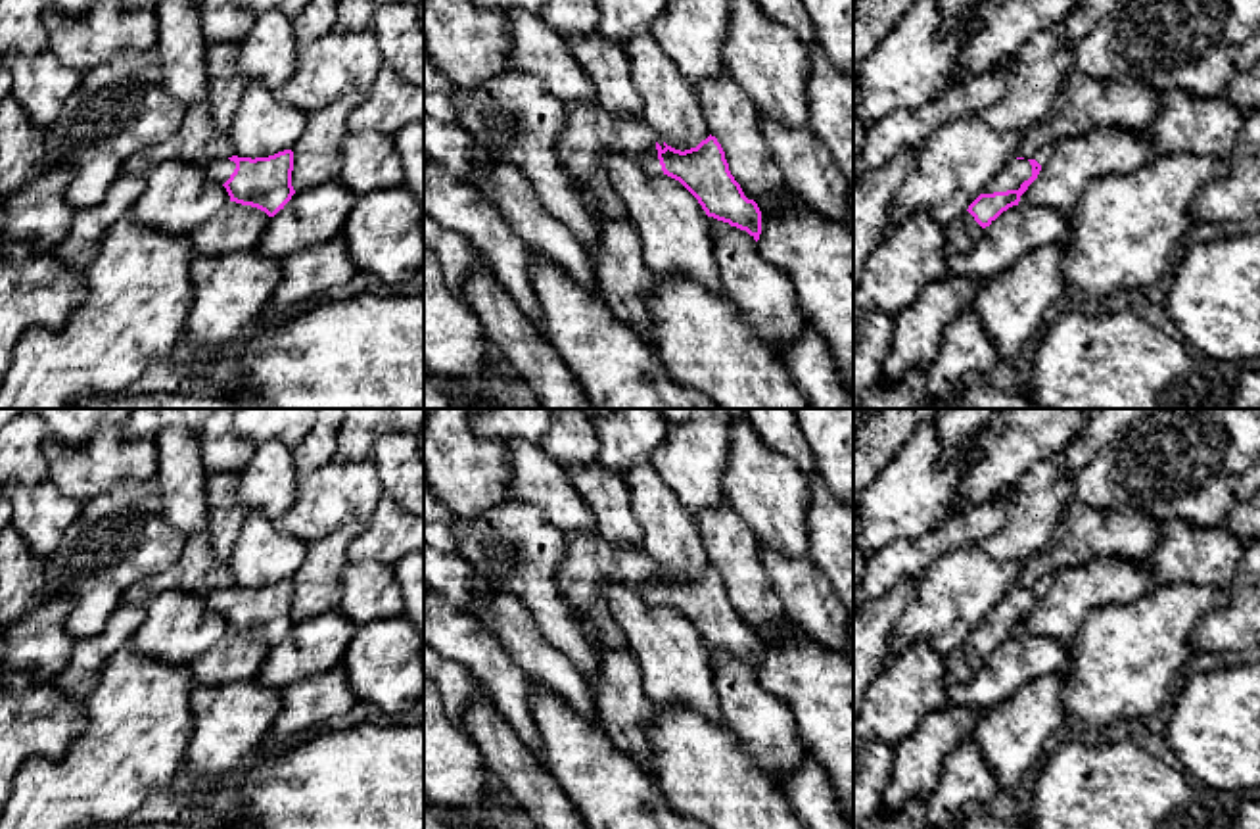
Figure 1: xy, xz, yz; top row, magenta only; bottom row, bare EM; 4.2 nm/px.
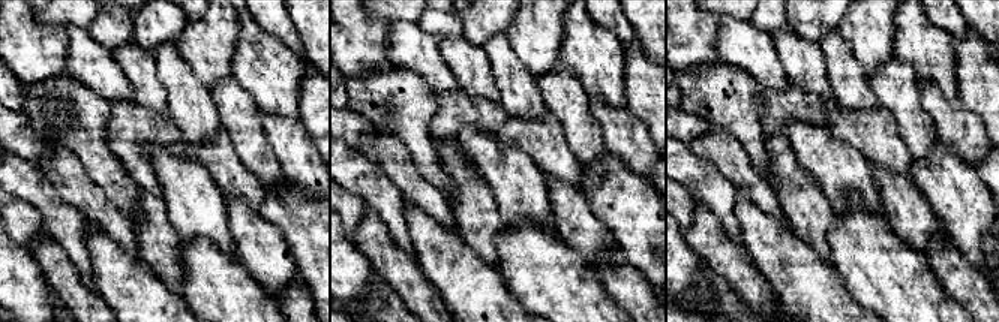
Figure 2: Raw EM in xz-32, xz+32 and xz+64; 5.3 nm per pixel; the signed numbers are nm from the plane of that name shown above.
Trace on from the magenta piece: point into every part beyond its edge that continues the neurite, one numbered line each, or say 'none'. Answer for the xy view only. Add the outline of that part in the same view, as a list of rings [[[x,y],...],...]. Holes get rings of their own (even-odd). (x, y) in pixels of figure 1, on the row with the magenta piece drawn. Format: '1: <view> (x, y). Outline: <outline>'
1: xy (219, 171). Outline: [[[221,159],[221,161],[213,163],[213,165],[207,169],[207,173],[209,173],[209,177],[211,177],[213,180],[224,184],[224,182],[230,178],[230,175],[234,173],[234,169],[236,169],[236,163],[234,163],[234,161],[230,161],[230,159]]]

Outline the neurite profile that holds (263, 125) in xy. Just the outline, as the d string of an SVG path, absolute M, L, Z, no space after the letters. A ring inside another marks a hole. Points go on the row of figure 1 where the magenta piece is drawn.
M247 81L228 136L238 157L268 157L292 150L307 127L307 115L280 102L261 81Z

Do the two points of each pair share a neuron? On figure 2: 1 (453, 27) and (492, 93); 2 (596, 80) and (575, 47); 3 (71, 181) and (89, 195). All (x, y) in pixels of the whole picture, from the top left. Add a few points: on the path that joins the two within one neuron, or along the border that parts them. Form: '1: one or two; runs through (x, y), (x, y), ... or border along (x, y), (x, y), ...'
1: two; border along (461, 36), (441, 36), (438, 39)
2: one; runs through (596, 72), (596, 68), (582, 54)
3: one; runs through (75, 186), (84, 195)

